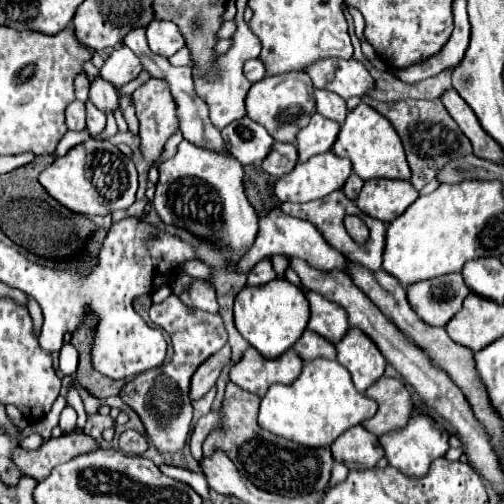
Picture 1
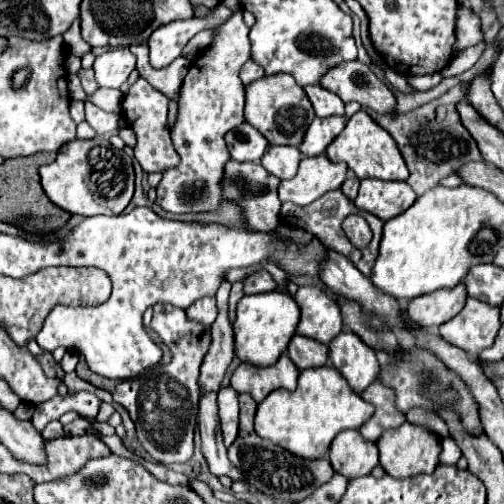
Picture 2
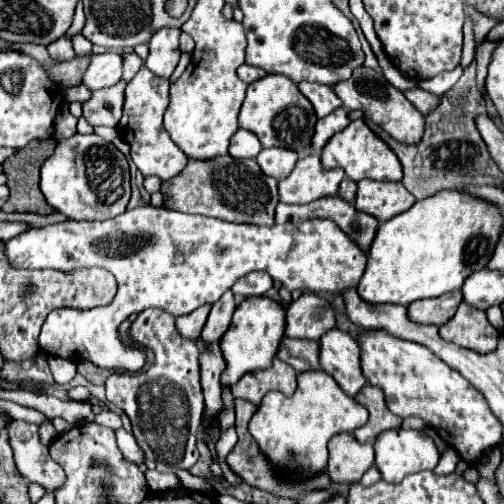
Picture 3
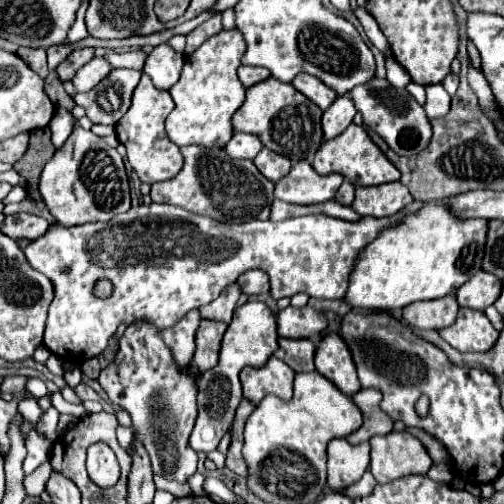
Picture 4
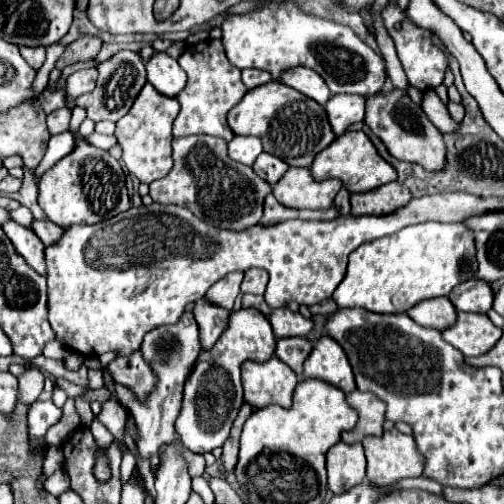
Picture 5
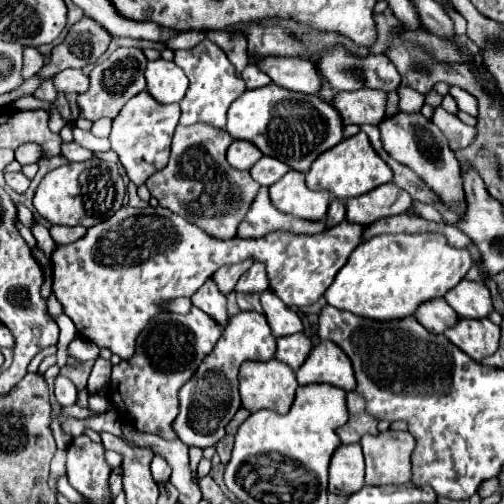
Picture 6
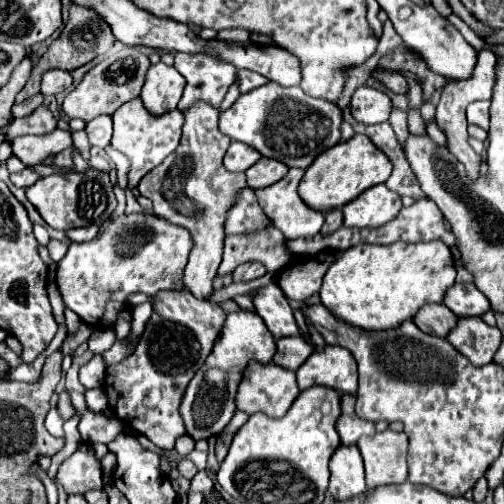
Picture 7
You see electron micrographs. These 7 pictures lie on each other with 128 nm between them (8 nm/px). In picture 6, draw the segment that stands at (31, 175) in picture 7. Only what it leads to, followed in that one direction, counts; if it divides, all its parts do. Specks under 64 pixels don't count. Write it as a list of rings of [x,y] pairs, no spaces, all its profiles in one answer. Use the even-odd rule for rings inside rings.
[[[12,172],[12,174],[6,174],[4,178],[6,178],[6,184],[18,194],[24,194],[30,186],[30,180],[22,172]]]

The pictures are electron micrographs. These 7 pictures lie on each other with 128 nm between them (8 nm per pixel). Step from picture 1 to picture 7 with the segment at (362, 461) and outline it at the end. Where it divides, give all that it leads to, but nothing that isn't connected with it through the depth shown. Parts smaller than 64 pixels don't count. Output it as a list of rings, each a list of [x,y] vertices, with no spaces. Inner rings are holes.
[[[338,446],[330,458],[328,492],[336,500],[348,500],[366,490],[364,464],[358,446]]]

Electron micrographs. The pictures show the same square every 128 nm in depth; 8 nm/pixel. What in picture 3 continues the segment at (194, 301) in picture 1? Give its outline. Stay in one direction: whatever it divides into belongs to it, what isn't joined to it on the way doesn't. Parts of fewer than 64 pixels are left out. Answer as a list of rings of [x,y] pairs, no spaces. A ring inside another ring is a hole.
[[[204,304],[204,306],[196,308],[196,312],[190,312],[188,316],[180,316],[180,318],[176,320],[180,334],[186,336],[186,338],[192,338],[192,340],[198,340],[202,328],[204,328],[204,324],[206,324],[206,318],[208,318],[210,308],[212,308],[210,304]]]

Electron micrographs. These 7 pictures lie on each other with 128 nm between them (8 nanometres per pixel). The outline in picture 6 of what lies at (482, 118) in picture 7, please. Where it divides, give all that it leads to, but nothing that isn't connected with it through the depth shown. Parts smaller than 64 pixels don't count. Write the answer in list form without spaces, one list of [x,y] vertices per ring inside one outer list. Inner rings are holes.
[[[452,86],[452,88],[450,88],[450,96],[454,96],[454,100],[456,100],[456,104],[458,104],[460,110],[464,110],[464,112],[468,112],[468,114],[472,114],[472,116],[478,116],[476,98],[472,98],[468,92],[464,92],[464,90],[458,88],[458,86]]]

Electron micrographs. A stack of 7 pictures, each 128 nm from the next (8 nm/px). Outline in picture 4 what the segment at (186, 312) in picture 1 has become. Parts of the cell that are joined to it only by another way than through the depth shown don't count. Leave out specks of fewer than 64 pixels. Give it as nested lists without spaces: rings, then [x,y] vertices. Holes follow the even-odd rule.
[[[144,320],[128,326],[120,338],[116,360],[102,370],[98,382],[110,402],[130,414],[134,436],[148,448],[154,474],[186,482],[196,472],[198,462],[188,444],[192,424],[196,424],[196,372],[174,364],[168,344],[160,340],[160,328]]]

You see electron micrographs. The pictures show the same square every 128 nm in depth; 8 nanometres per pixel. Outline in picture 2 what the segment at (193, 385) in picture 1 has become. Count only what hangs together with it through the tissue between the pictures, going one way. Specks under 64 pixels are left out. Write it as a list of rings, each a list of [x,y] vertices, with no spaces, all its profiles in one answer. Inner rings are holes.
[[[224,280],[216,292],[218,300],[218,318],[212,324],[212,346],[208,350],[208,356],[204,358],[200,366],[200,378],[198,386],[200,392],[218,392],[220,382],[226,374],[226,368],[230,366],[234,358],[234,332],[232,324],[228,320],[228,294],[230,294],[230,282]]]

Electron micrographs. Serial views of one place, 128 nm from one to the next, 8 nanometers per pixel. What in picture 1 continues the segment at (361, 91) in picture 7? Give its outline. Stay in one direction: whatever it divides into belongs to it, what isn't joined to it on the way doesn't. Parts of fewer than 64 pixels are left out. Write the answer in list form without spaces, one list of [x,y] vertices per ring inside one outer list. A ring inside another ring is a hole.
[[[318,112],[312,116],[306,128],[302,128],[296,136],[296,148],[298,148],[298,160],[306,162],[316,154],[328,152],[340,132],[340,124],[332,122]]]

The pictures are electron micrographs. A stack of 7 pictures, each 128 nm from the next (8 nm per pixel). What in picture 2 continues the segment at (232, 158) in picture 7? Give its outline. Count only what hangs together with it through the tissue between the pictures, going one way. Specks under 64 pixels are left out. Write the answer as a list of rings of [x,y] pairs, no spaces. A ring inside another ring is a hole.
[[[248,122],[226,134],[226,144],[232,160],[236,162],[258,162],[268,150],[268,140]]]

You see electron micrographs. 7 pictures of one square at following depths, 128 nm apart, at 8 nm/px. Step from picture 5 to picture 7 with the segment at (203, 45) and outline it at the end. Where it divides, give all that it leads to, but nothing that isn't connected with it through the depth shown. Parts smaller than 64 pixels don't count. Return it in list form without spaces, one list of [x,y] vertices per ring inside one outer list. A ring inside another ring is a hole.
[[[178,52],[174,56],[174,68],[186,78],[186,88],[178,110],[184,112],[196,102],[212,104],[220,108],[228,88],[236,80],[236,68],[216,56],[204,56],[204,52]]]

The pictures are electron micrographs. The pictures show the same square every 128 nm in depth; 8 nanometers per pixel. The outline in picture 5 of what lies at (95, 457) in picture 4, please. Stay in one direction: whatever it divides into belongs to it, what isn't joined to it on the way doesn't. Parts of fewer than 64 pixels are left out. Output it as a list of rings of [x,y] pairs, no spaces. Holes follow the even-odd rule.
[[[95,417],[92,422],[92,435],[96,441],[96,446],[98,446],[98,452],[102,452],[104,448],[108,448],[114,440],[114,436],[110,431],[102,425]],[[98,456],[96,458],[96,464],[94,464],[94,476],[100,480],[100,482],[106,482],[110,478],[110,468],[108,468],[108,460]]]

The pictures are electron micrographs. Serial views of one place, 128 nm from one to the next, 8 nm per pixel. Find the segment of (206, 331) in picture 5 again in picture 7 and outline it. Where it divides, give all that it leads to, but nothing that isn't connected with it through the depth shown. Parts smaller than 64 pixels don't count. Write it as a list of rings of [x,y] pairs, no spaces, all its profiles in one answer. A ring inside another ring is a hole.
[[[206,102],[190,106],[184,112],[186,122],[178,148],[160,166],[148,172],[138,184],[138,192],[152,200],[156,216],[162,216],[172,224],[180,224],[190,230],[194,248],[186,264],[184,282],[188,290],[200,300],[210,300],[210,296],[214,294],[212,282],[222,260],[226,238],[224,220],[236,196],[248,186],[246,174],[228,172],[222,164],[222,158],[230,146],[230,138],[218,130],[218,116],[220,112]]]

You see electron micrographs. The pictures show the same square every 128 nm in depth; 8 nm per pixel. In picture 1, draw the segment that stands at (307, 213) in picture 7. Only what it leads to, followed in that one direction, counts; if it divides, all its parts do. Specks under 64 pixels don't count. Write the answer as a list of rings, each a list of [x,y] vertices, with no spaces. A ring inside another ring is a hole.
[[[332,152],[312,156],[308,162],[298,162],[296,168],[282,176],[274,194],[280,202],[312,202],[340,190],[352,174],[352,162]]]

